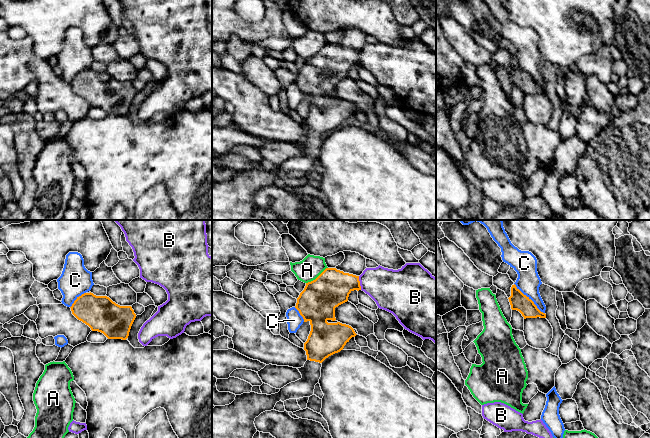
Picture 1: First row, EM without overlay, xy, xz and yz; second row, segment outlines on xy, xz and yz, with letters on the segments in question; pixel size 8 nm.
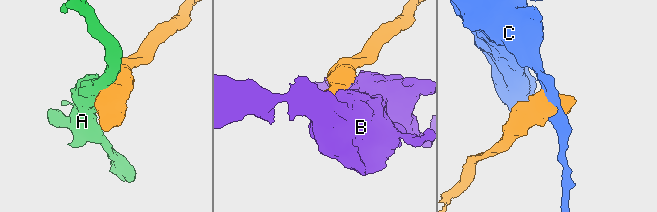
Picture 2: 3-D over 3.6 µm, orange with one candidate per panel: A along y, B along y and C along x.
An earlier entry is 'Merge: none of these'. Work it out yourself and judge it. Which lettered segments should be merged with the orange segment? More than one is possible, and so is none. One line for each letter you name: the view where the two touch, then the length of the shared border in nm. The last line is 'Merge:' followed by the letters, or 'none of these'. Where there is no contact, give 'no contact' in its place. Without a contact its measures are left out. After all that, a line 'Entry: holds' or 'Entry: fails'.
Merge: none of these
Entry: holds

